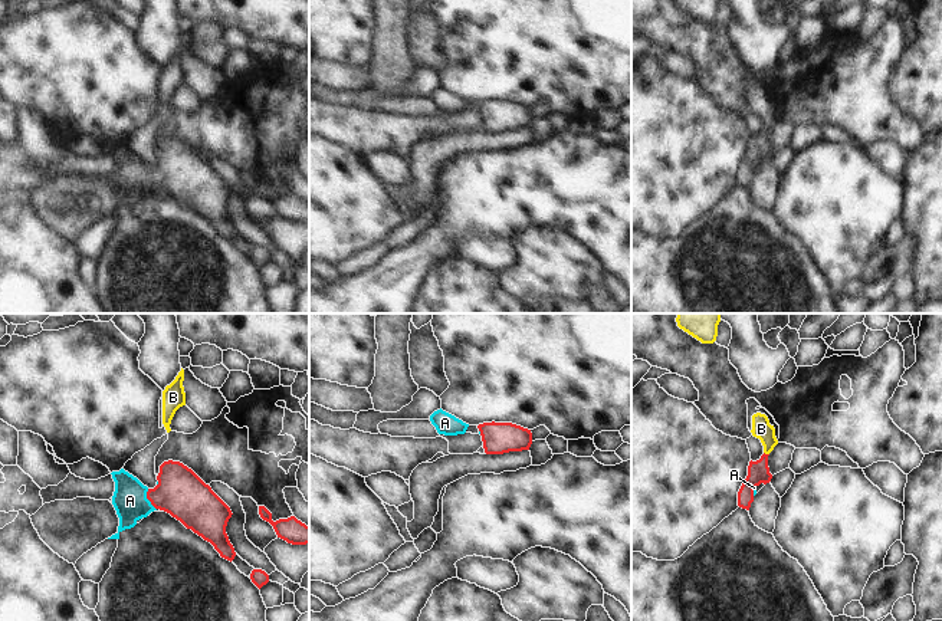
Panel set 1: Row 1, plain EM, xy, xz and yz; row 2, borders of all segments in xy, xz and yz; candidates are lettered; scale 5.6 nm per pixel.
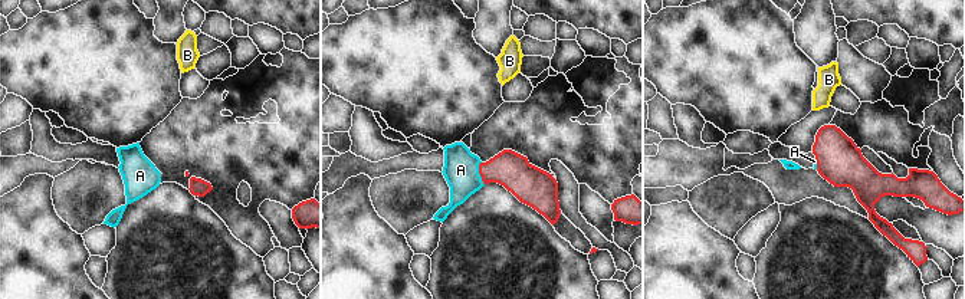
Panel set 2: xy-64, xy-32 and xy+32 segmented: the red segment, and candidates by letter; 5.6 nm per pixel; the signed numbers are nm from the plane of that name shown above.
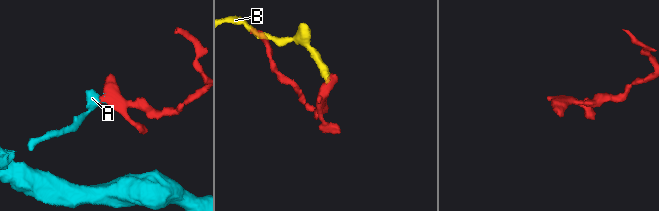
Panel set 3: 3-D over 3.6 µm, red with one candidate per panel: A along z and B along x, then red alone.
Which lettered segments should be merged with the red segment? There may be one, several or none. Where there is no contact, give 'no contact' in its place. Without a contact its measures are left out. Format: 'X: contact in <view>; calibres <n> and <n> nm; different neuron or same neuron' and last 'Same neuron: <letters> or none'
A: contact in xy; calibres 280 and 190 nm; same neuron
B: contact in yz; calibres 130 and 110 nm; different neuron
Same neuron: A

